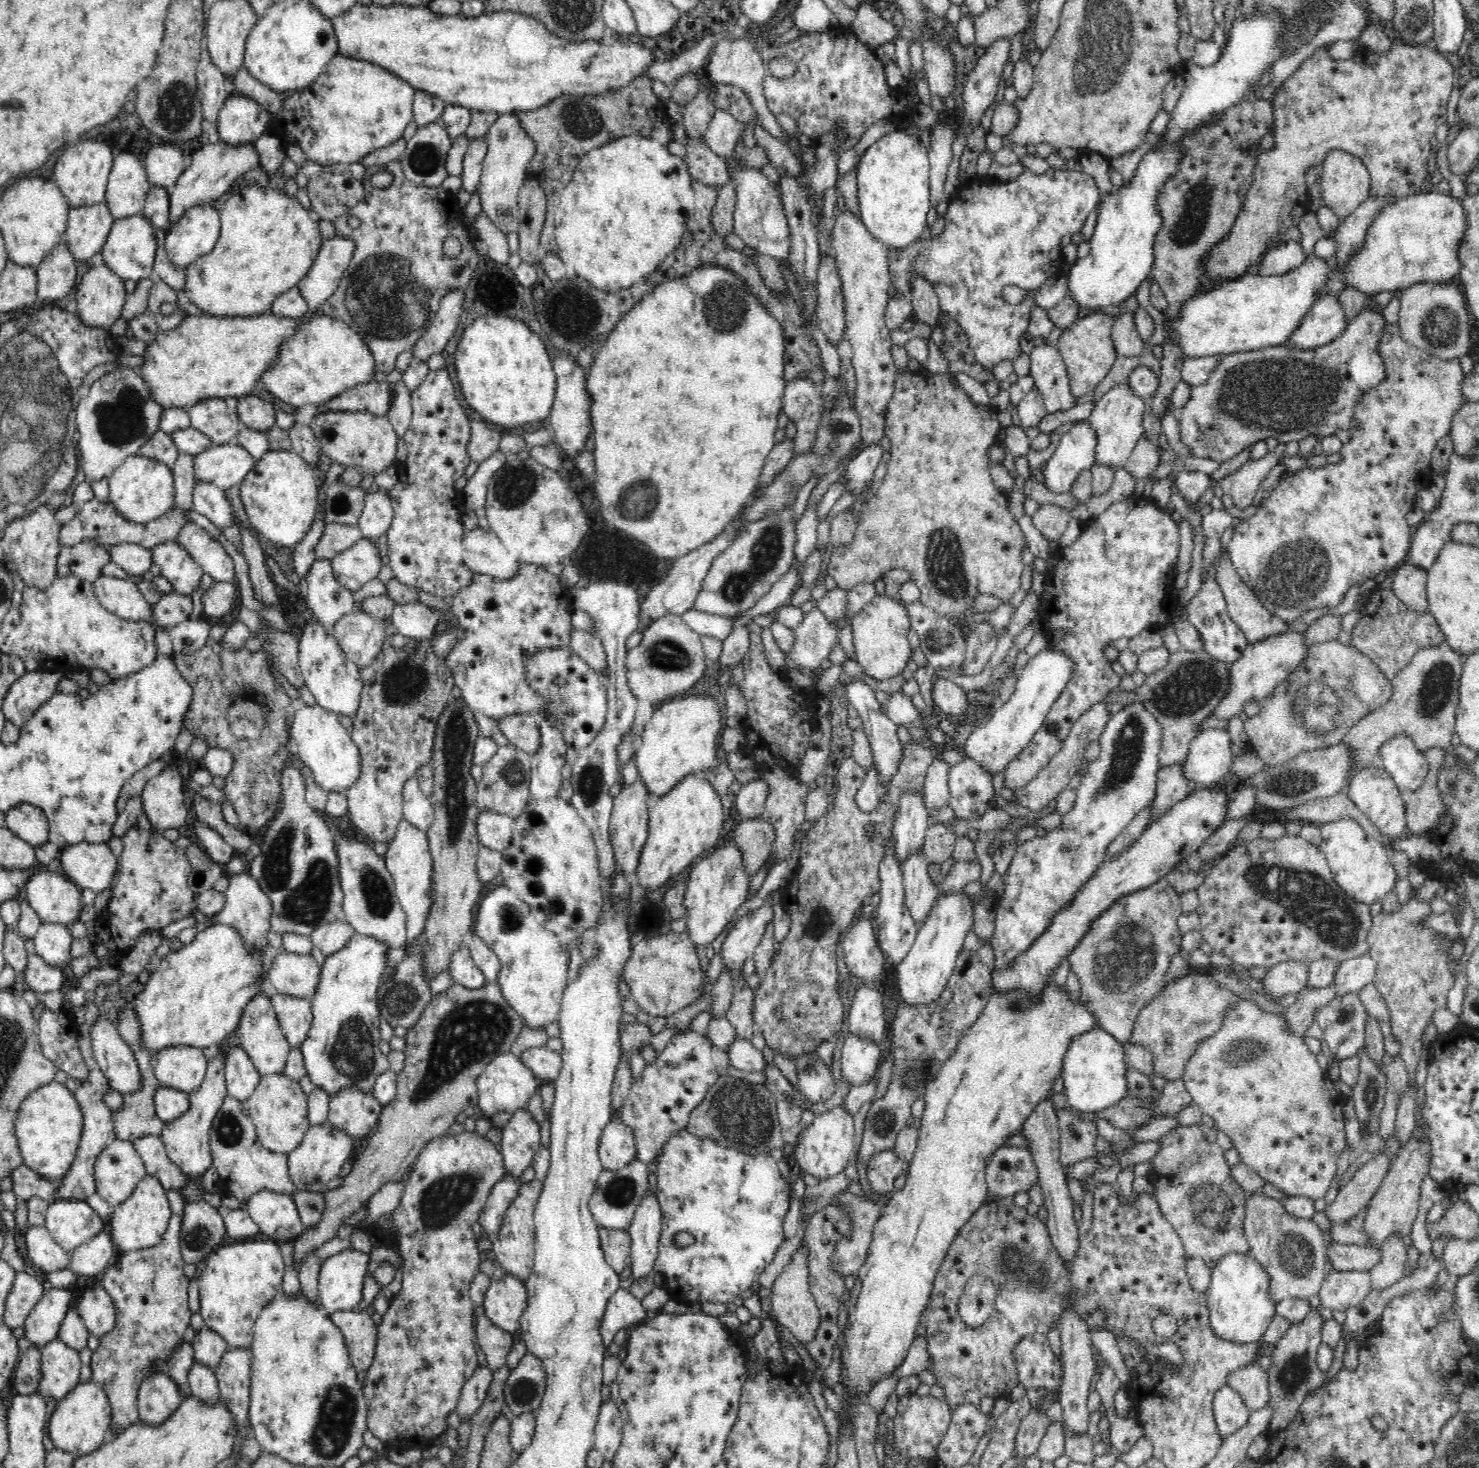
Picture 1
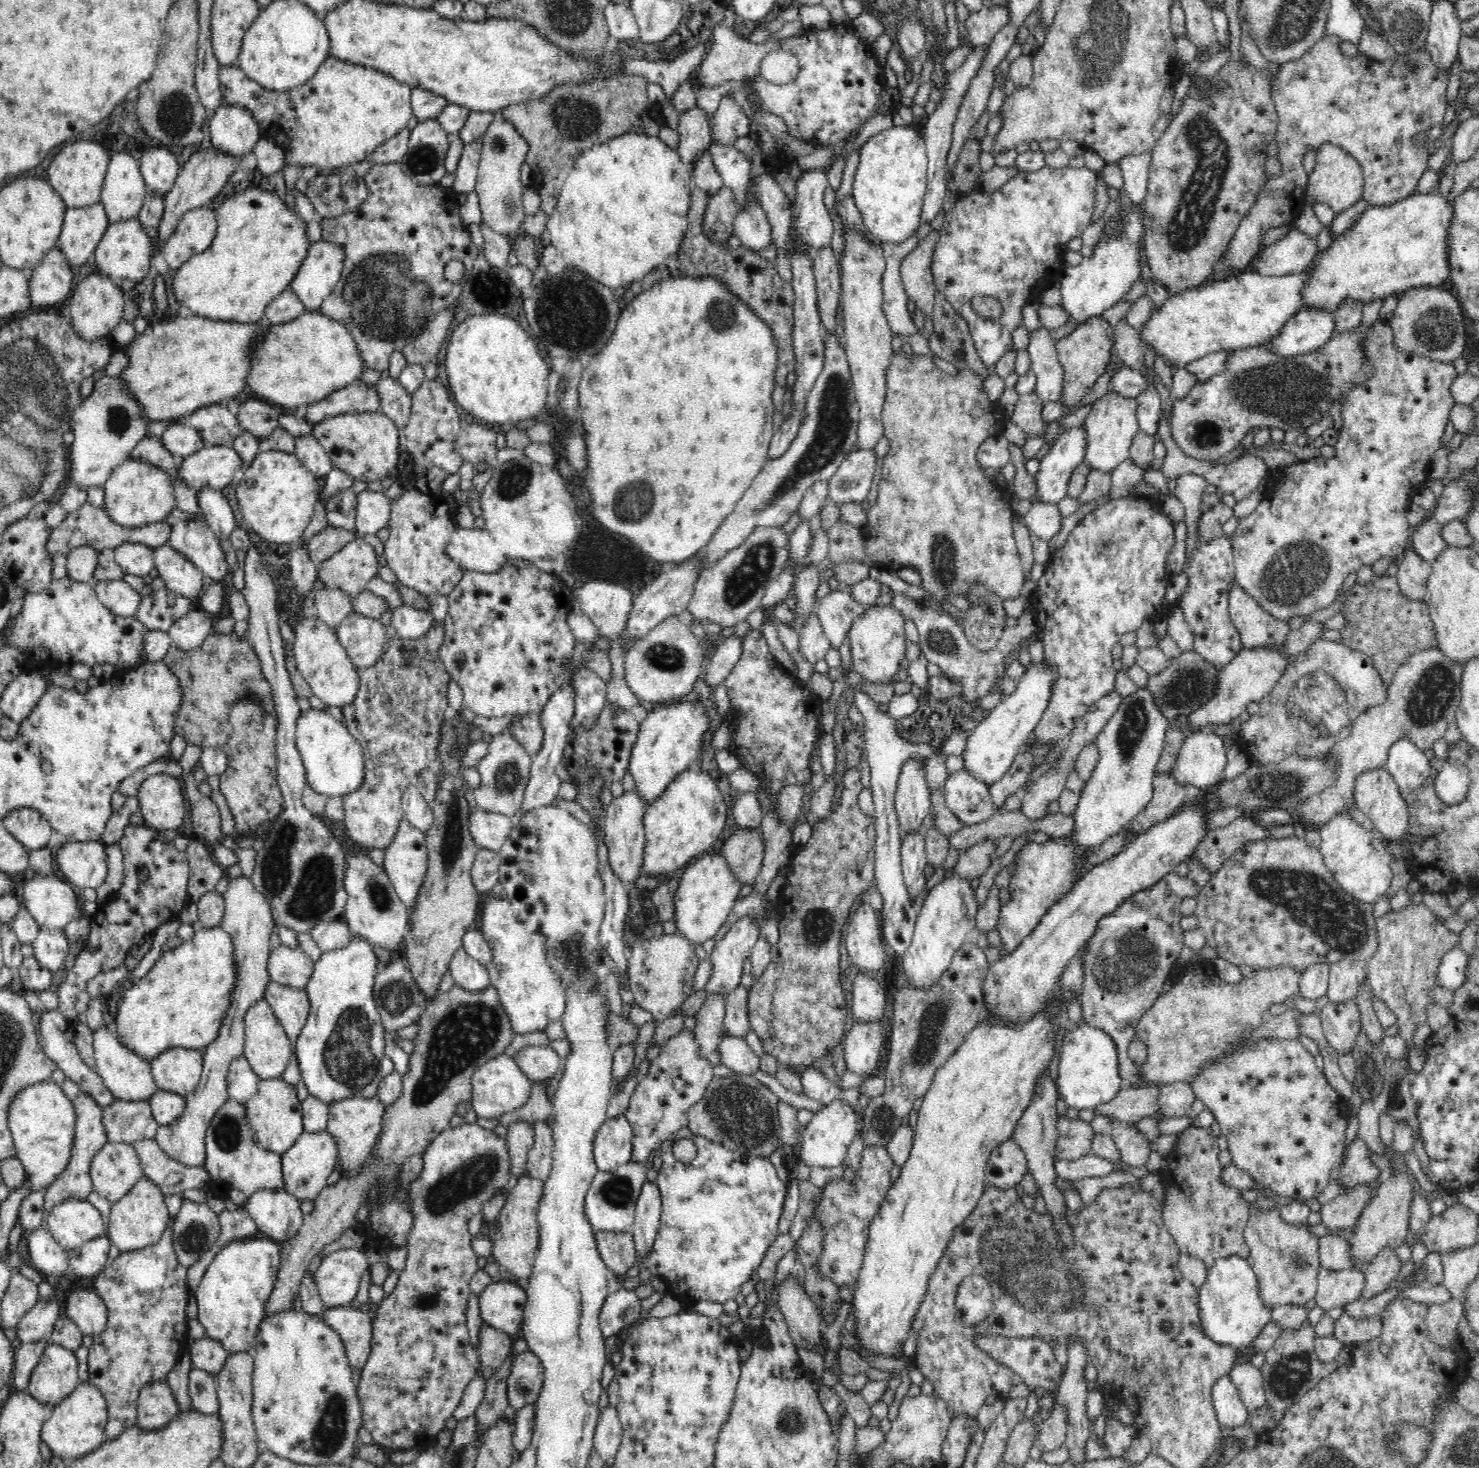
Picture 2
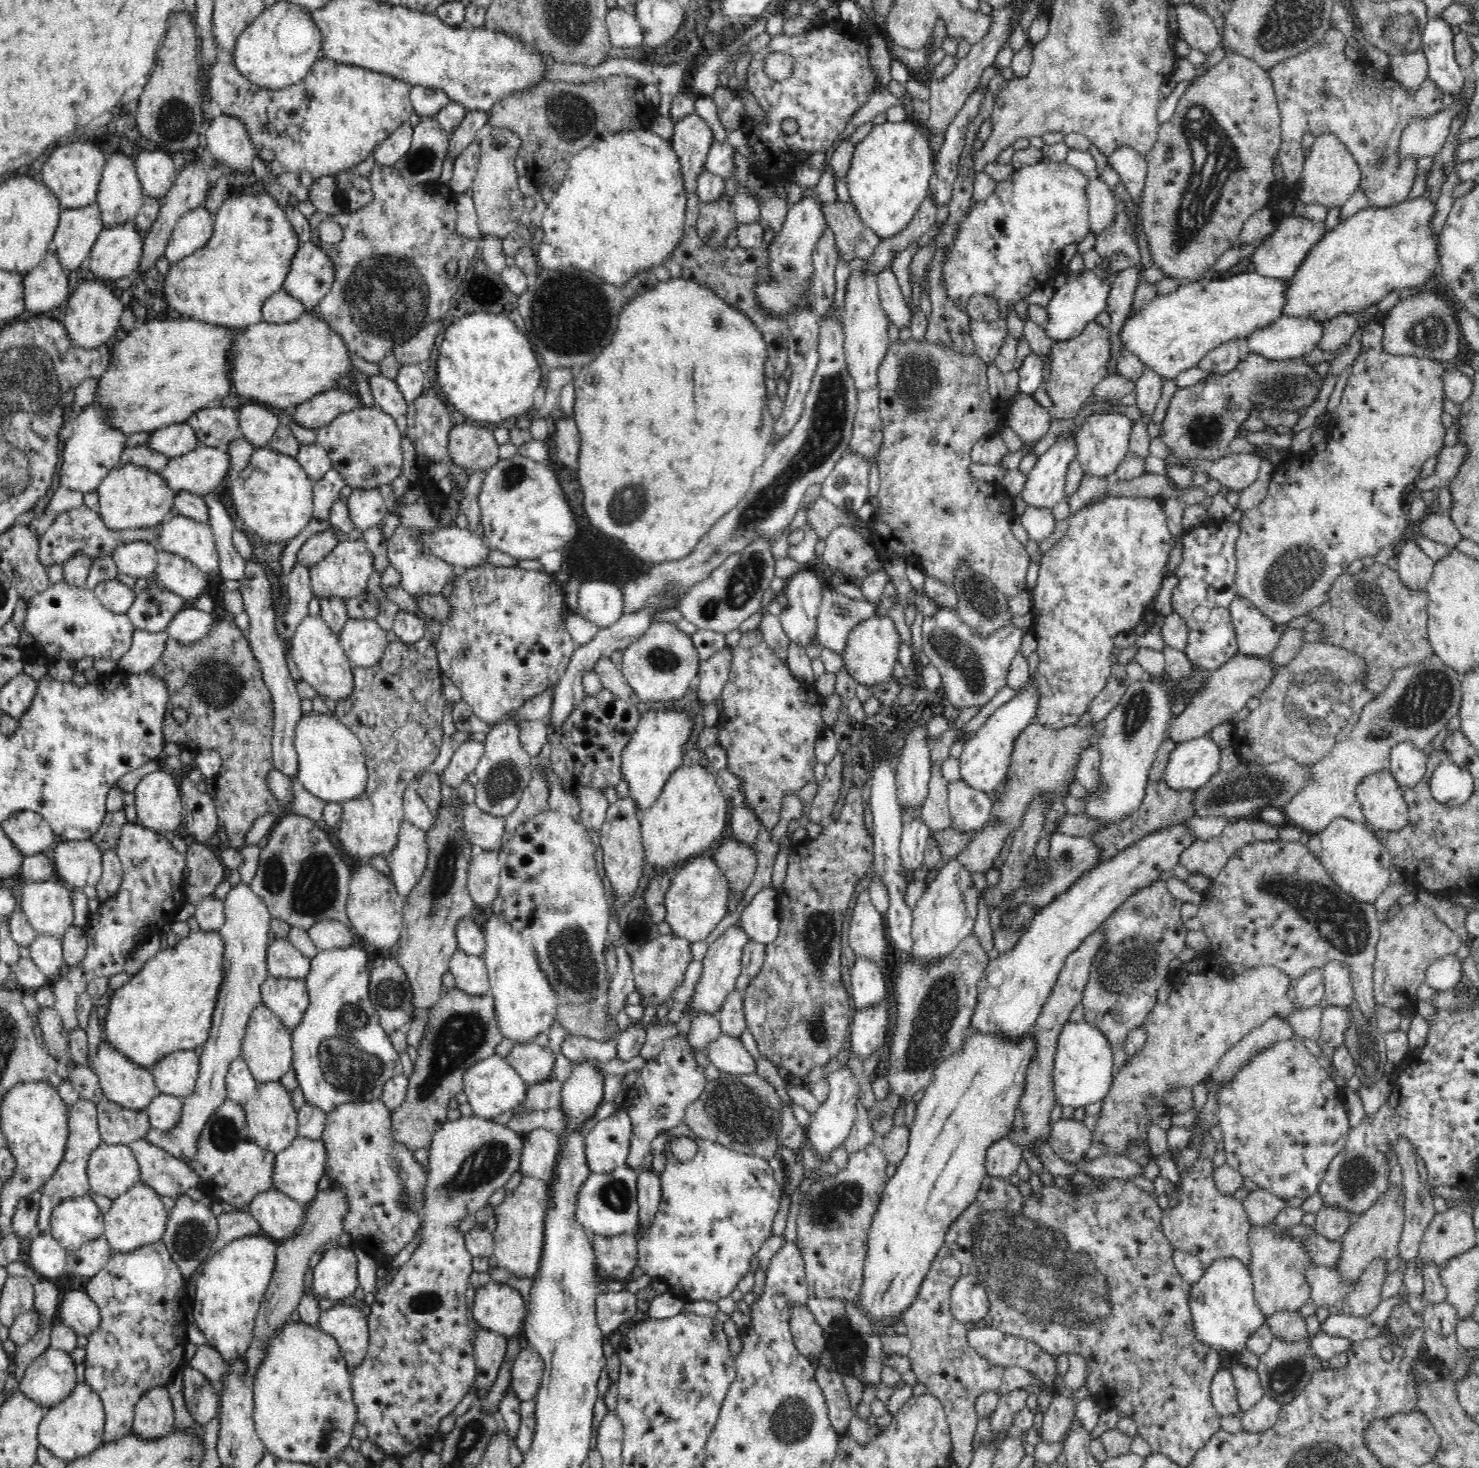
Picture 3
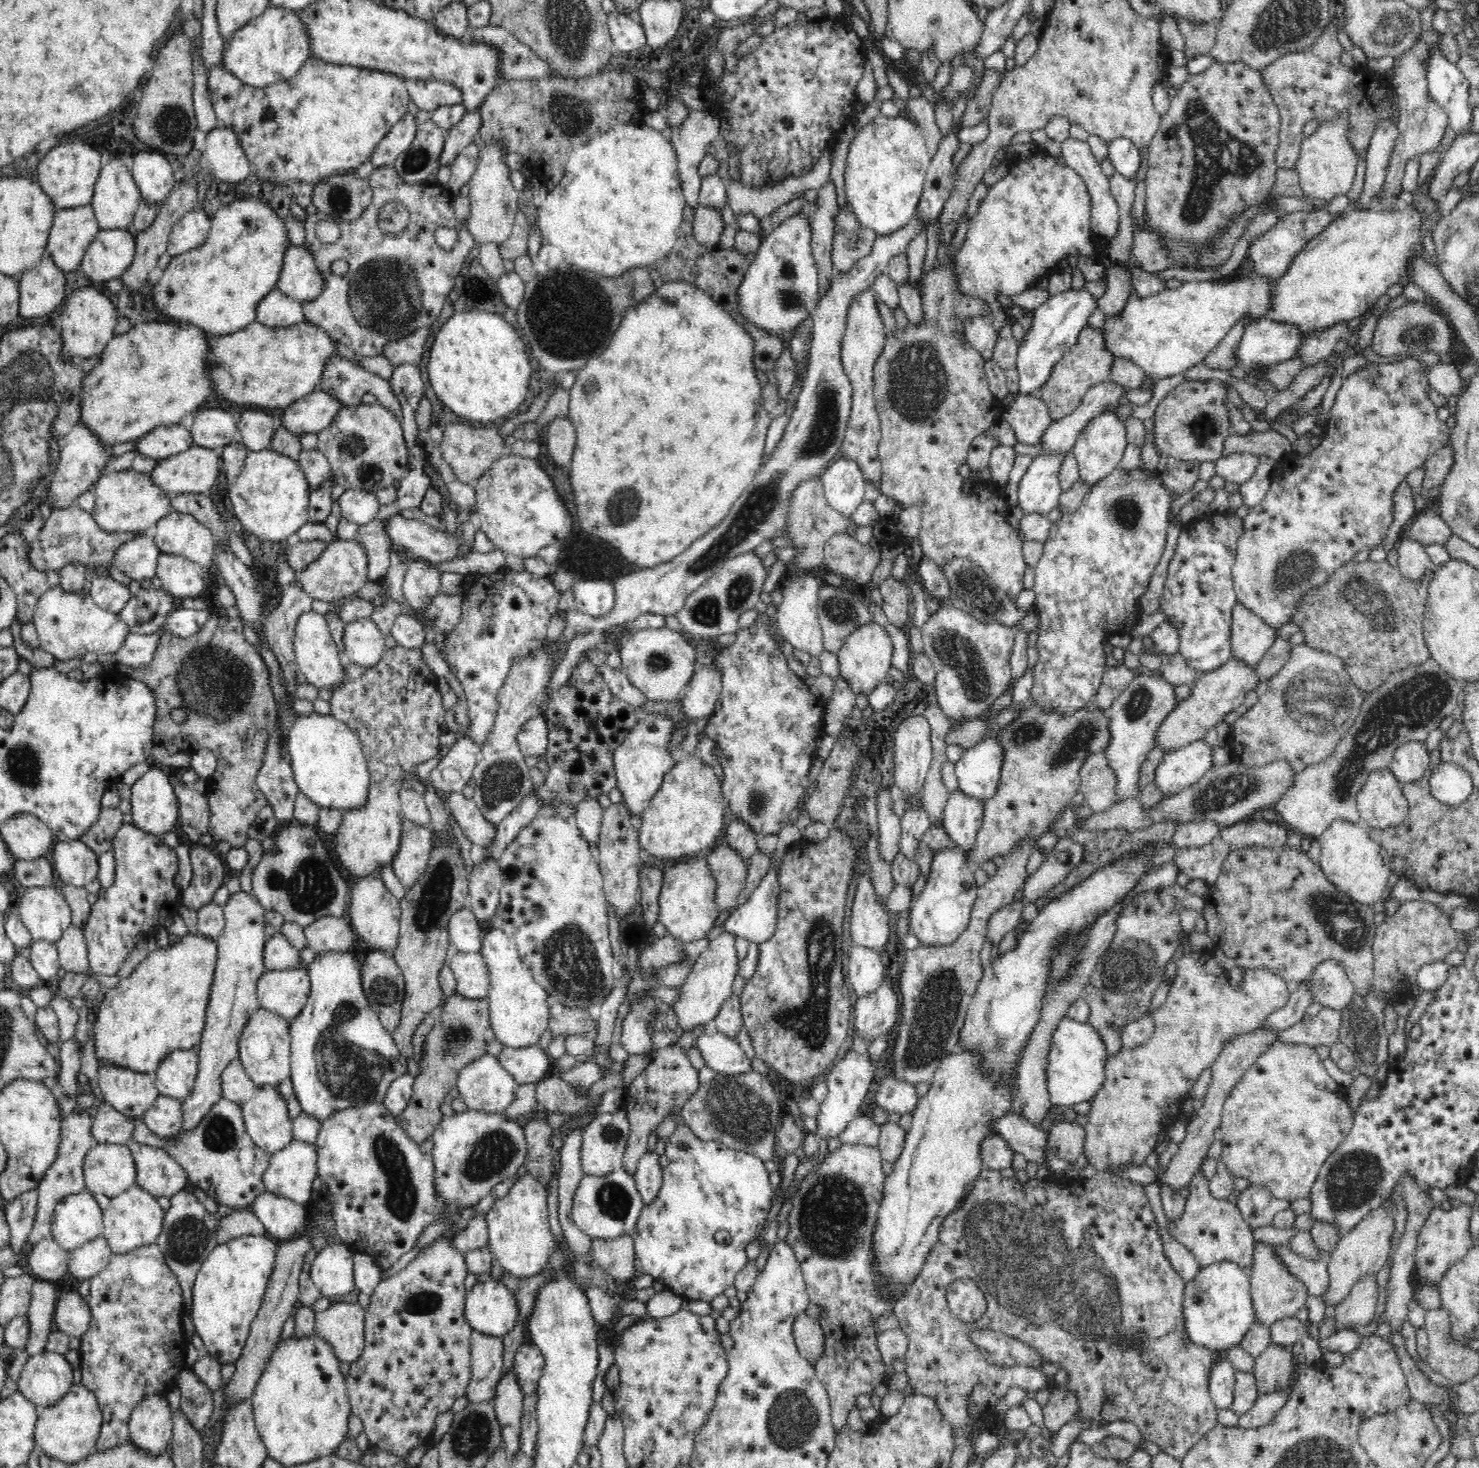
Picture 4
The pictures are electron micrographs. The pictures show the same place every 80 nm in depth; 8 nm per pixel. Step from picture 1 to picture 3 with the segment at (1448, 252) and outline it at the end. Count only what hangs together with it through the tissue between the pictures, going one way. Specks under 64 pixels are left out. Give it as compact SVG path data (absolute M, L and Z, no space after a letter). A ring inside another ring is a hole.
M1420 196L1391 207L1366 207L1340 222L1307 251L1302 263L1295 268L1294 275L1287 279L1286 290L1283 292L1284 305L1279 316L1326 324L1342 314L1361 313L1368 306L1378 304L1394 290L1427 286L1432 274L1436 272L1435 257L1438 255L1439 236L1431 228L1435 214L1434 202Z

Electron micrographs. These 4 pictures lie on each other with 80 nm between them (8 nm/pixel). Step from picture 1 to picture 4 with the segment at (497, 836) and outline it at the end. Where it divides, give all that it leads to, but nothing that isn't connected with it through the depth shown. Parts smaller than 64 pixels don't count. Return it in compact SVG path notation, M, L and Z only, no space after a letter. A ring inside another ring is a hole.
M449 791L449 793L446 806L451 810L451 814L453 814L468 840L483 848L492 844L492 840L496 836L497 826L486 821L486 817L482 816L478 805L473 799L464 797L462 791Z

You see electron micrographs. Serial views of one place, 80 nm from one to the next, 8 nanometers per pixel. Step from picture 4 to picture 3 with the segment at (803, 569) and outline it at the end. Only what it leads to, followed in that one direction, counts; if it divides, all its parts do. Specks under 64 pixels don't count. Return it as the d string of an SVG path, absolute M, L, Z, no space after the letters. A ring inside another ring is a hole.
M823 497L818 498L812 506L808 506L808 526L814 528L814 532L818 534L818 538L826 539L834 529L848 525L852 526L854 521L848 519L844 512L838 507L824 508L828 501Z

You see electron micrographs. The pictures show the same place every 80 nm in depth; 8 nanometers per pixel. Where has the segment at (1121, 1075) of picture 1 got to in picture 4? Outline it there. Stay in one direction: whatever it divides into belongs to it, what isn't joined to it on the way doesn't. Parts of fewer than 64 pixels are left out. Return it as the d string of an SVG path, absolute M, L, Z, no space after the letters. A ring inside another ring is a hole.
M1064 1017L1050 1038L1050 1052L1046 1056L1046 1086L1053 1106L1073 1107L1090 1102L1104 1084L1107 1050L1100 1033L1088 1022L1077 1022Z

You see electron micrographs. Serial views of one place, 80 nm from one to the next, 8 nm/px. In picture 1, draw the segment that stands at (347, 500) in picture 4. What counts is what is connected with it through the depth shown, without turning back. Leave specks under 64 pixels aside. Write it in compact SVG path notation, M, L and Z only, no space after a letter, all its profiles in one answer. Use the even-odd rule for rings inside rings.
M380 491L368 492L357 525L362 531L362 536L367 539L378 538L382 534L387 534L392 518L394 509L390 503L390 496Z

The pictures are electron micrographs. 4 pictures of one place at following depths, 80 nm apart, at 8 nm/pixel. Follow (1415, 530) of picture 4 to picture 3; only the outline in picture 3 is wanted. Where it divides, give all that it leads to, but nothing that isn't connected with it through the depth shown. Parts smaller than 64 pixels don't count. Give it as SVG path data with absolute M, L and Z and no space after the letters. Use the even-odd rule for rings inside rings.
M1435 510L1423 516L1418 533L1449 548L1453 548L1454 544L1458 544L1463 539L1462 534L1455 528L1454 521L1450 520L1450 516L1442 515Z

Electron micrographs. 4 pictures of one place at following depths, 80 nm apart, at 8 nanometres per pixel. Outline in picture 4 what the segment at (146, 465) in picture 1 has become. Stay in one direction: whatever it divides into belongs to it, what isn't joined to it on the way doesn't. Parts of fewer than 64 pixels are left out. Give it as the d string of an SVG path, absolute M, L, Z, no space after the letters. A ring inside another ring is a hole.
M132 469L100 476L92 492L96 497L92 517L107 533L141 534L173 510L172 499L150 481L147 473L136 473Z

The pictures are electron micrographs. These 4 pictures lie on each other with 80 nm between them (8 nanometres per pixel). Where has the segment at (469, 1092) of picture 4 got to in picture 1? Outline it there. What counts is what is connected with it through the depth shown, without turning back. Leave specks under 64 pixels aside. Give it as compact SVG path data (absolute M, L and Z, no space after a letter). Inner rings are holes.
M510 1053L499 1054L483 1067L482 1074L475 1079L476 1104L482 1117L491 1118L497 1112L514 1113L526 1109L528 1101L538 1091L534 1073L527 1070L520 1057Z

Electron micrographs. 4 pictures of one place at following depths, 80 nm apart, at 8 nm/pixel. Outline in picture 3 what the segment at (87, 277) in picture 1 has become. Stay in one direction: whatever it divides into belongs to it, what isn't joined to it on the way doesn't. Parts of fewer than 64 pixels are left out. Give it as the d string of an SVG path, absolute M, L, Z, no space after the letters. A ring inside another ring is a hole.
M94 278L80 284L69 296L58 314L62 314L60 319L64 321L67 338L69 338L71 346L89 351L100 345L108 344L120 327L119 322L124 307L125 305L121 303L115 290L106 286L102 280Z

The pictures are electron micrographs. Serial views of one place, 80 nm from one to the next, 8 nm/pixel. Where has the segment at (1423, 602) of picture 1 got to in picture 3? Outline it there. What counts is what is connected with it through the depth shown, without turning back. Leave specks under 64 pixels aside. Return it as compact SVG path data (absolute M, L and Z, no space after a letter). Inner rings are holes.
M1406 540L1399 546L1396 559L1396 571L1403 585L1412 591L1424 591L1433 573L1434 560L1412 540Z

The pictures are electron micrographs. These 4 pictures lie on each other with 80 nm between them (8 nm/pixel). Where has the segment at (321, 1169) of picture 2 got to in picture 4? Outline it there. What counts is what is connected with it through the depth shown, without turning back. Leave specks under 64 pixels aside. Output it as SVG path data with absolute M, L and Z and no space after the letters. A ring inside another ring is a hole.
M292 1140L268 1162L262 1181L267 1193L280 1195L297 1203L307 1203L317 1178L315 1144Z

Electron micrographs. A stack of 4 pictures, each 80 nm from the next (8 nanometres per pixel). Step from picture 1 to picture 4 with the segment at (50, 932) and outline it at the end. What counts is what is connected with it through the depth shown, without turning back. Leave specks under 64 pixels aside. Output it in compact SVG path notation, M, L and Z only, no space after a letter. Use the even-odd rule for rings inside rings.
M33 941L29 948L29 961L36 969L38 976L46 984L52 985L57 978L58 970L60 970L55 942Z

